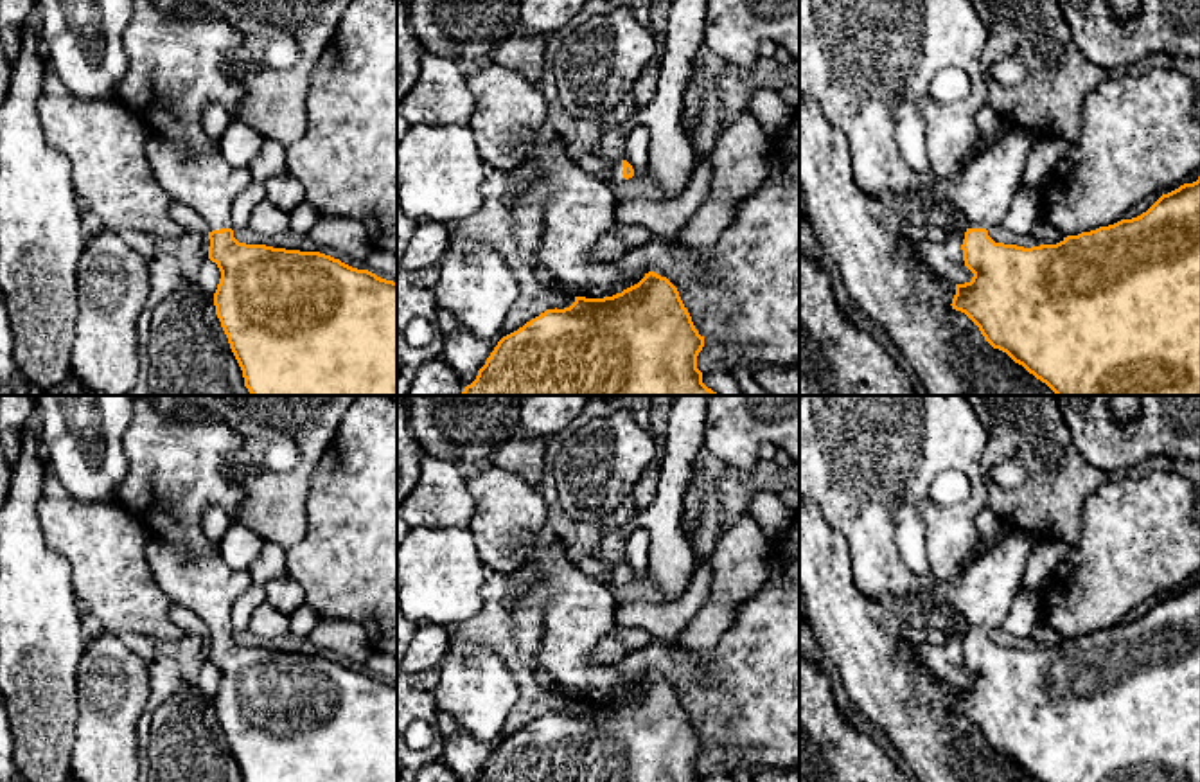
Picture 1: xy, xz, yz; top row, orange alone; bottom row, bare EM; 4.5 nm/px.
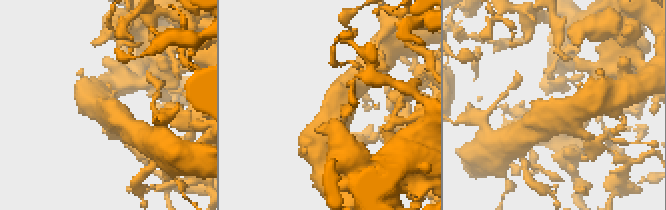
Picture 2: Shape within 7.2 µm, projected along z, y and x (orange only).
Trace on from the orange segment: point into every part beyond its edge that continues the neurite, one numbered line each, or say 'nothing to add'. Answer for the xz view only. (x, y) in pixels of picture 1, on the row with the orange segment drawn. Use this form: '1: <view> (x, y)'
1: xz (617, 177)

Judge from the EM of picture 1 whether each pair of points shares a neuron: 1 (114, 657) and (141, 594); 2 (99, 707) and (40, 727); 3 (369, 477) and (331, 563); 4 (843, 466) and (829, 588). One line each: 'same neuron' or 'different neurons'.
1: different neurons
2: different neurons
3: same neuron
4: different neurons

